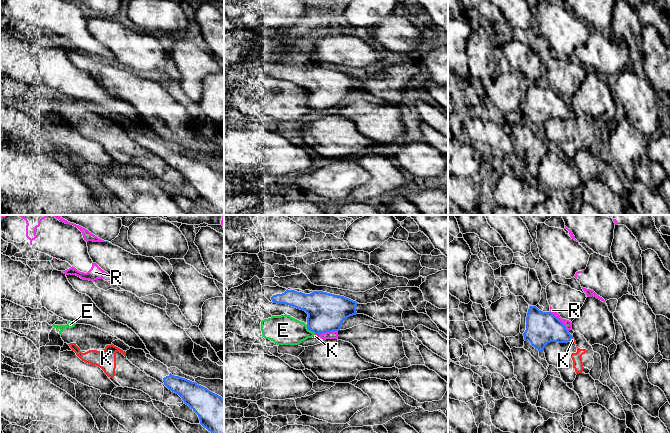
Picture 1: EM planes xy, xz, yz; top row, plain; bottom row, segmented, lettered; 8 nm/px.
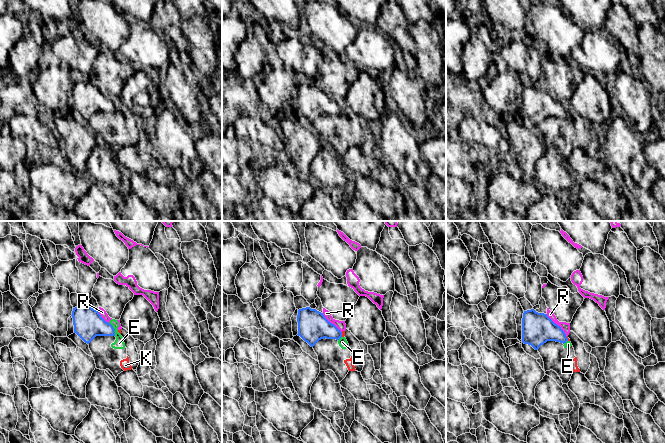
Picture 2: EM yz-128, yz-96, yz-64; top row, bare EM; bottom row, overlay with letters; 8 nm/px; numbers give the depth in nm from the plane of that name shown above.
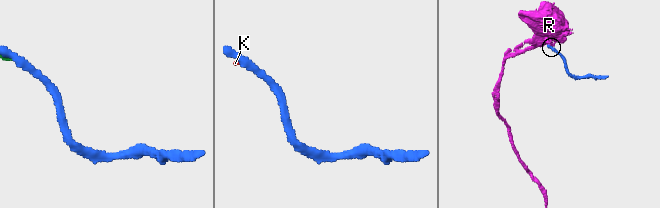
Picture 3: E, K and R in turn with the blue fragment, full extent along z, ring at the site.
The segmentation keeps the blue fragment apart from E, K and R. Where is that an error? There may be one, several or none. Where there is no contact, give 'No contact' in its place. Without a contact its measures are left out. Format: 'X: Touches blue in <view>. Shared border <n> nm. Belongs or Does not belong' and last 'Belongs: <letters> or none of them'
E: Touches blue in xz. Shared border 100 nm. Does not belong
K: Touches blue in xz. Shared border 40 nm. Does not belong
R: Touches blue in yz. Shared border 220 nm. Does not belong
Belongs: none of them

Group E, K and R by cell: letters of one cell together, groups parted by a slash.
E K / R

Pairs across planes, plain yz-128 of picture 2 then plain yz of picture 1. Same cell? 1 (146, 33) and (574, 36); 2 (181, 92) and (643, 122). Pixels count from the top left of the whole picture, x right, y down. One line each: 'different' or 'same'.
1: different
2: same

